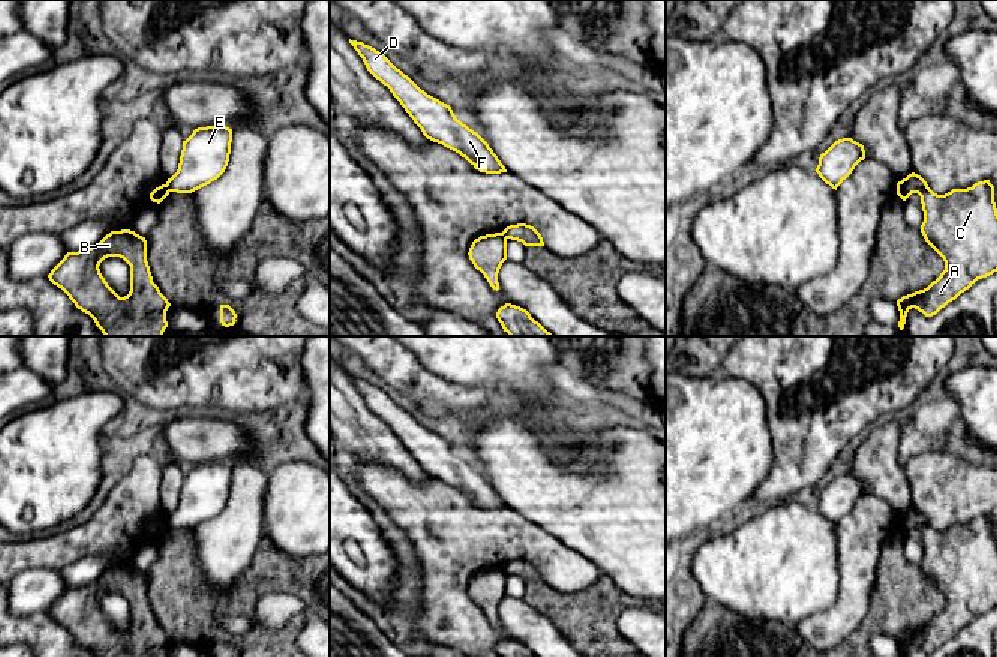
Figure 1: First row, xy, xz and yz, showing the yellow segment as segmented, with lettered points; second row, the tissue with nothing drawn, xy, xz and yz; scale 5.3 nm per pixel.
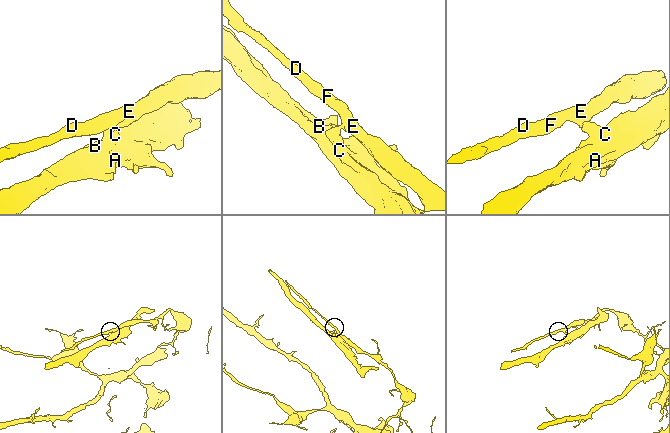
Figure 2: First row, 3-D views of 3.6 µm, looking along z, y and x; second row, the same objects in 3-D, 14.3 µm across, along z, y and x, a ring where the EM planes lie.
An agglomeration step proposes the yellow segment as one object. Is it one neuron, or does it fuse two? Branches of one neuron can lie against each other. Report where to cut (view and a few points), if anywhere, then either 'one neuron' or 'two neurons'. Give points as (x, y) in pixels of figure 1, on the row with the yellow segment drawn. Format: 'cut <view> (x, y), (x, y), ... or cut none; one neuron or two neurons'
cut xy (165, 185), (170, 191); two neurons

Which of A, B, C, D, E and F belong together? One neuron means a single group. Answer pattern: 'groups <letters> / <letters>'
groups A B C / D E F

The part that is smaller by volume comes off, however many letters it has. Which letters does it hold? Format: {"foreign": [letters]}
{"foreign": ["A", "B", "C"]}

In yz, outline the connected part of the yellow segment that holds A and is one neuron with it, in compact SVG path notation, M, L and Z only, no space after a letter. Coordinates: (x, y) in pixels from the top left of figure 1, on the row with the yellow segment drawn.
M912 172L900 182L897 195L906 201L912 194L921 196L921 232L943 258L945 270L927 288L897 300L900 330L912 308L933 316L978 279L997 272L997 208L990 180L937 195Z

